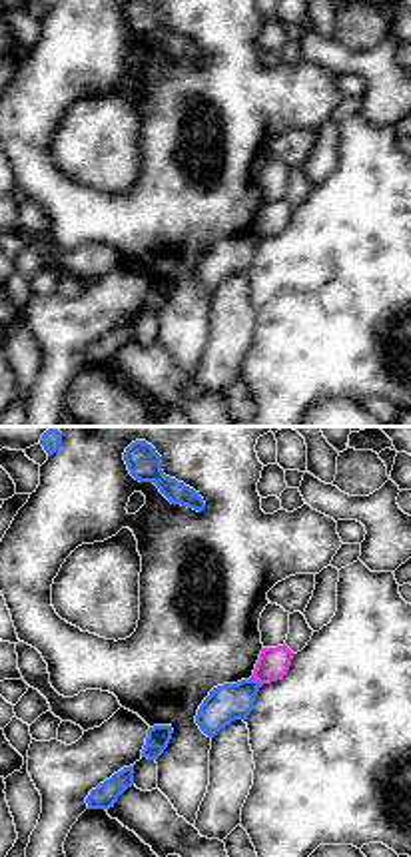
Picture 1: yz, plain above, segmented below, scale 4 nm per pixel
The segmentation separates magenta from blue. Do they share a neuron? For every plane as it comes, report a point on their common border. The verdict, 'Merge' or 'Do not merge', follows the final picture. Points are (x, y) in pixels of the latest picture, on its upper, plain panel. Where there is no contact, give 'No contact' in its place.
Touches magenta at (258, 234)

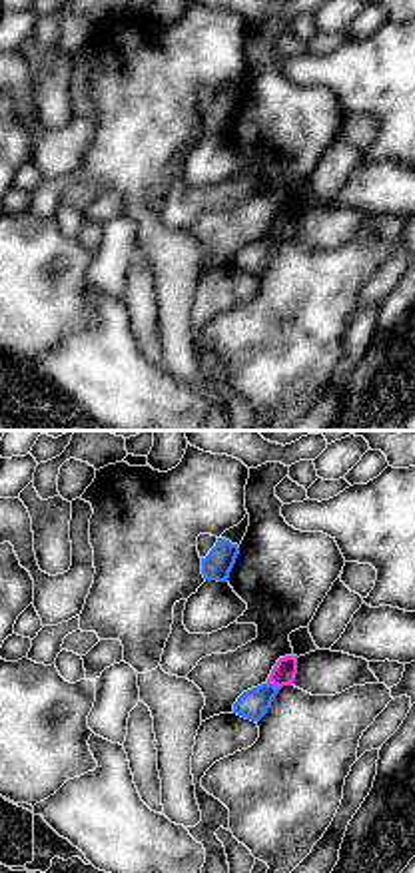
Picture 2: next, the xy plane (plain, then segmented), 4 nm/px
Touches magenta at (274, 238)

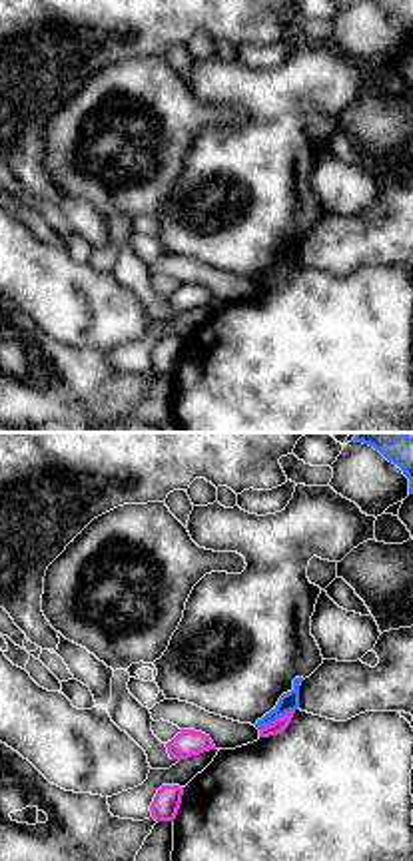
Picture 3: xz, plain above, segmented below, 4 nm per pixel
Touches magenta at (278, 272)

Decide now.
Do not merge

